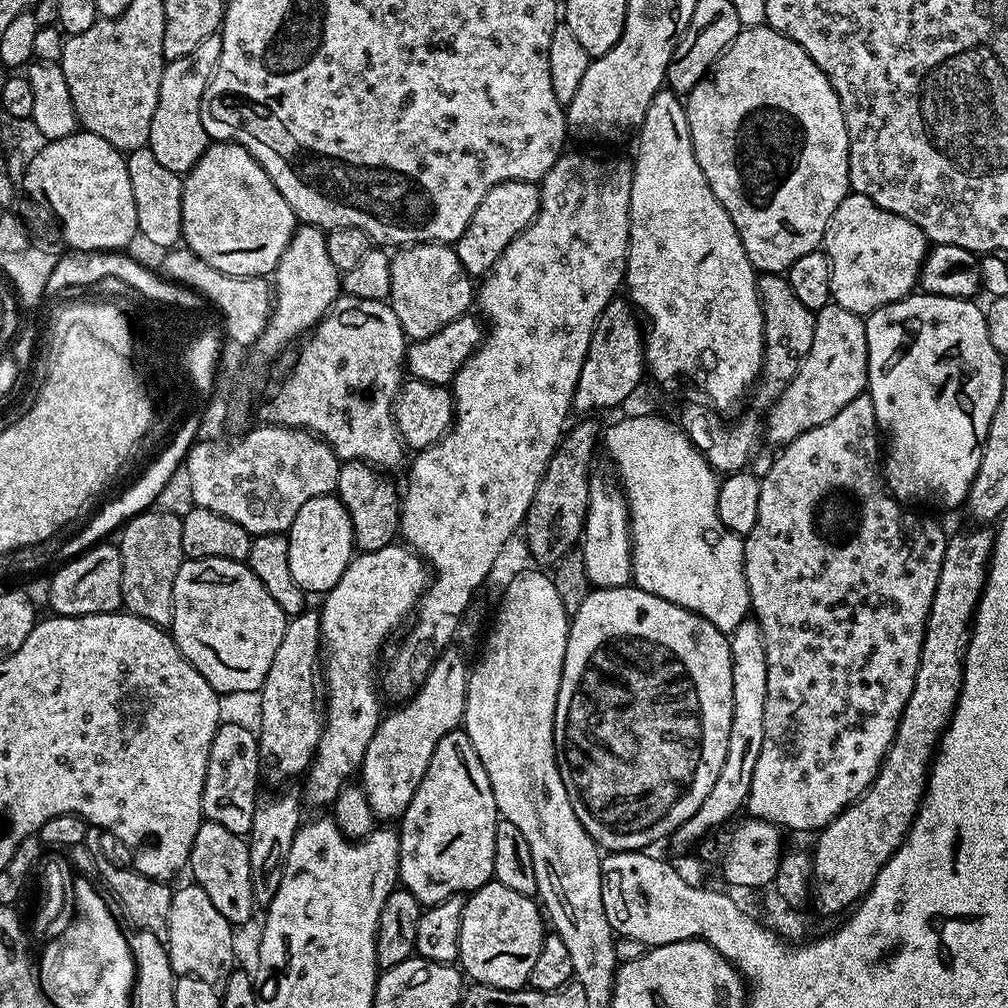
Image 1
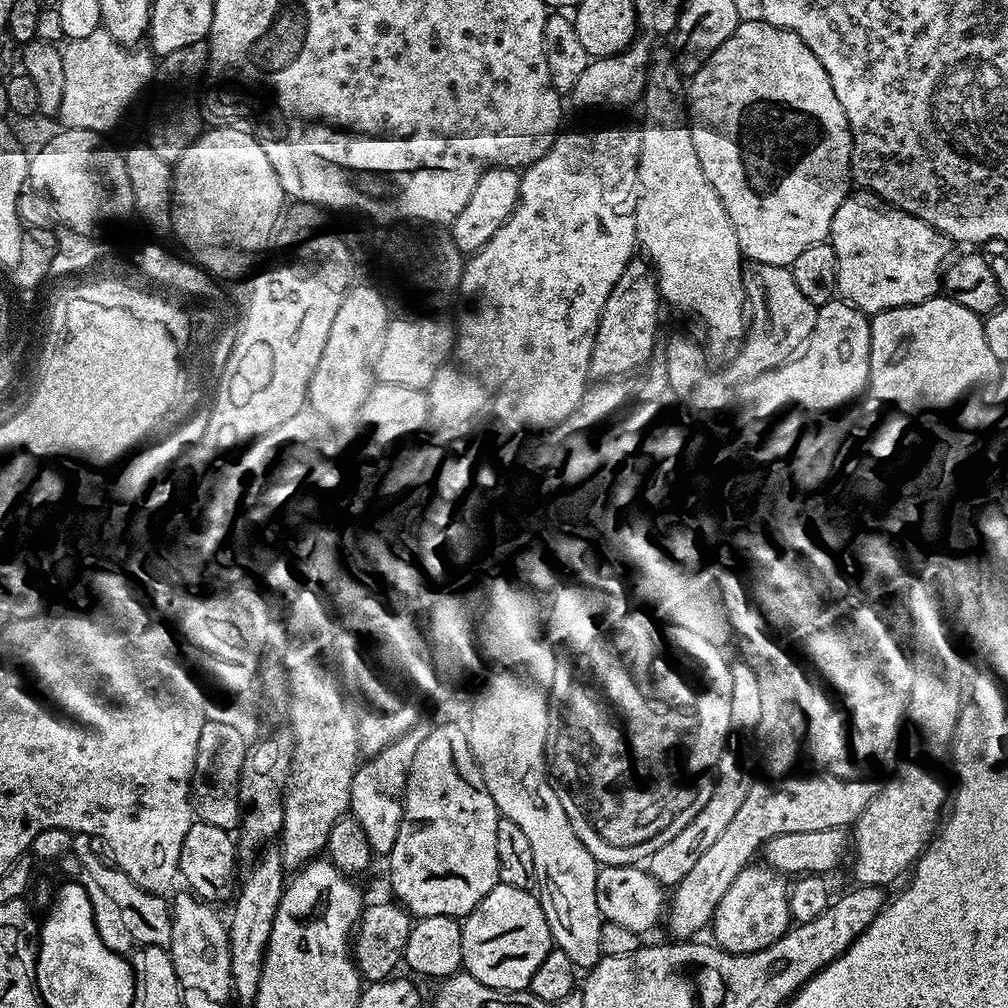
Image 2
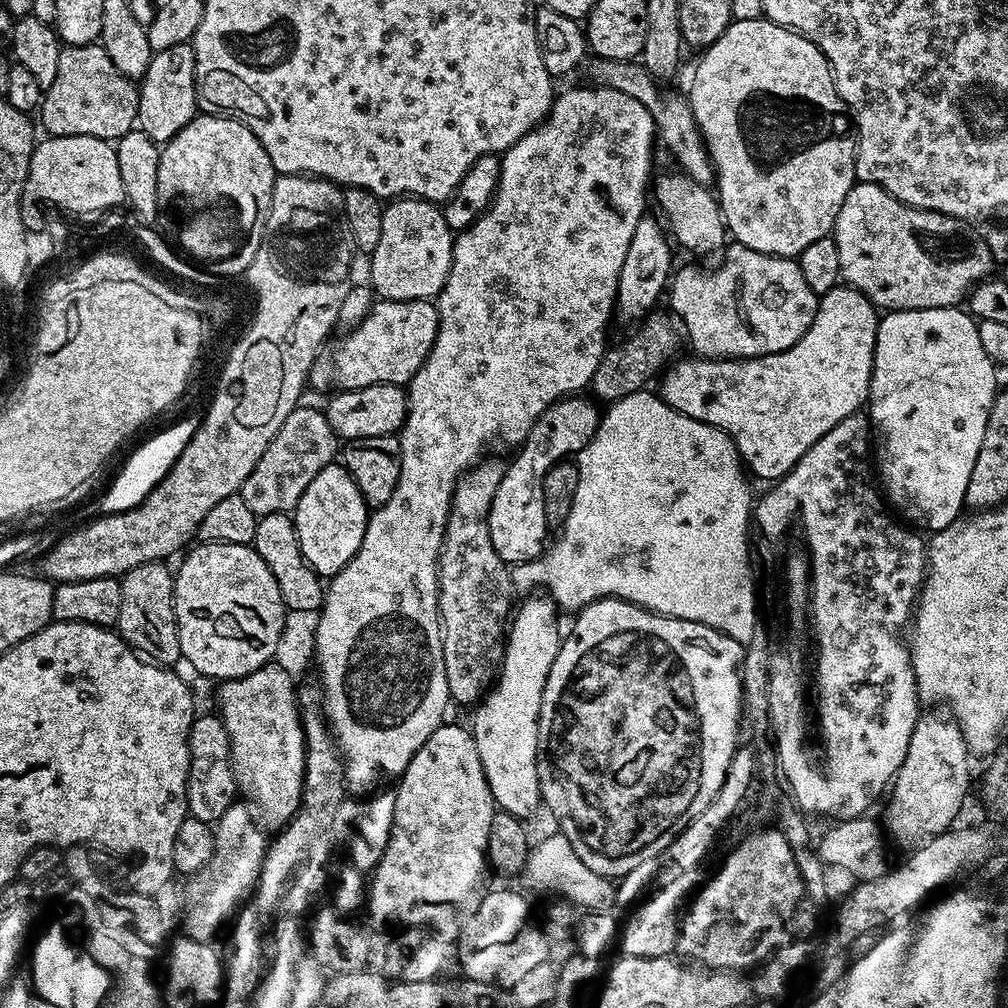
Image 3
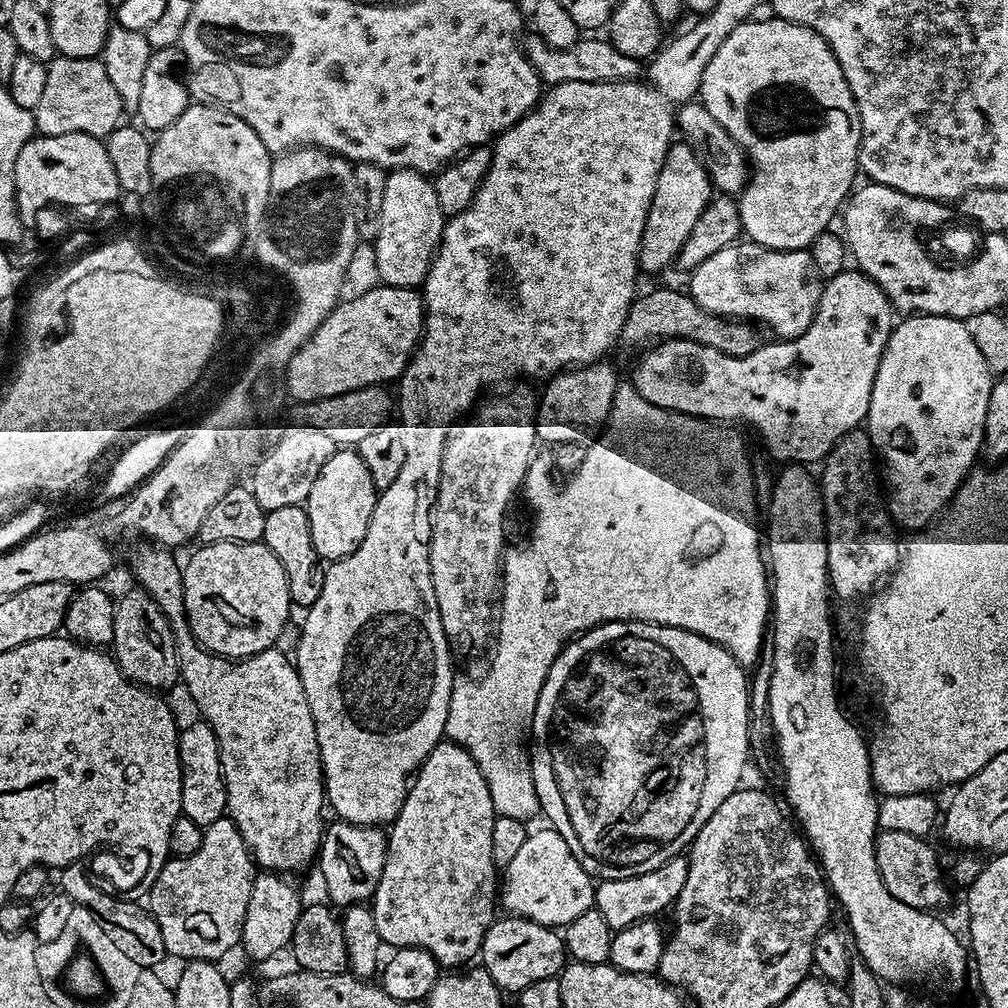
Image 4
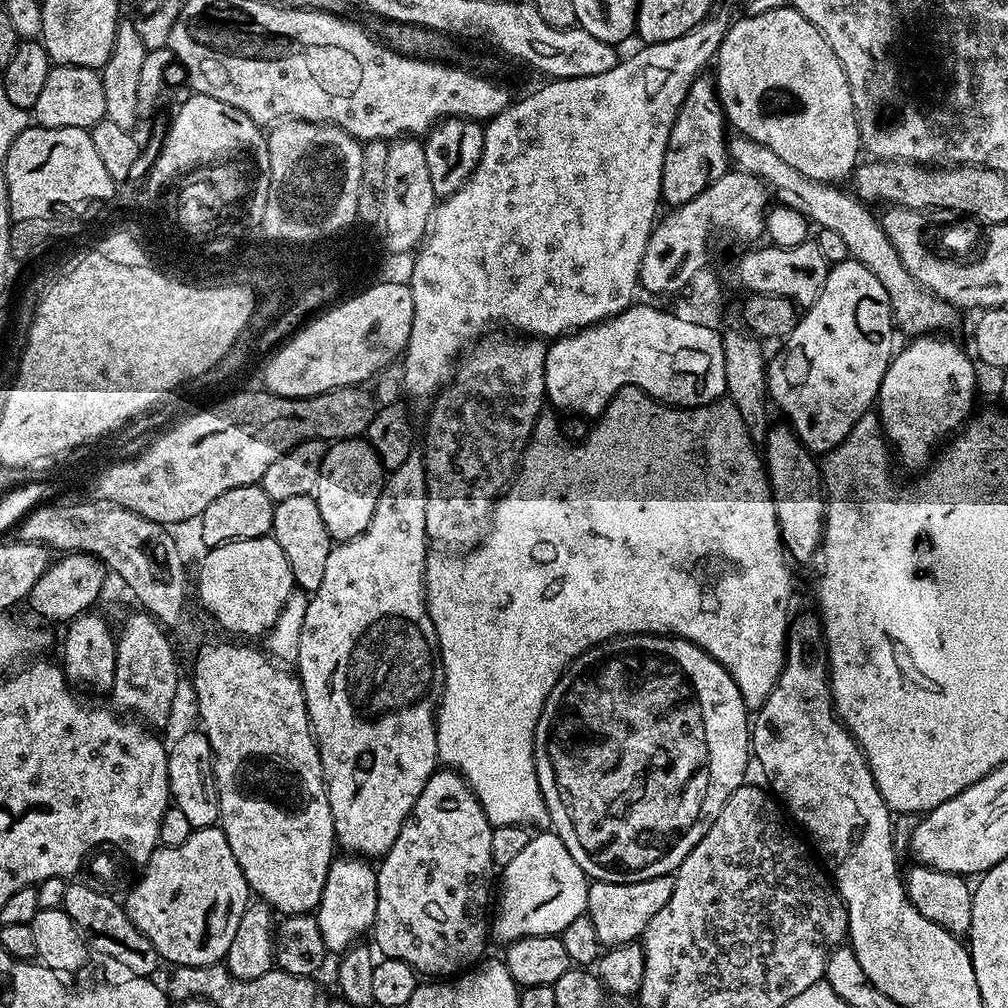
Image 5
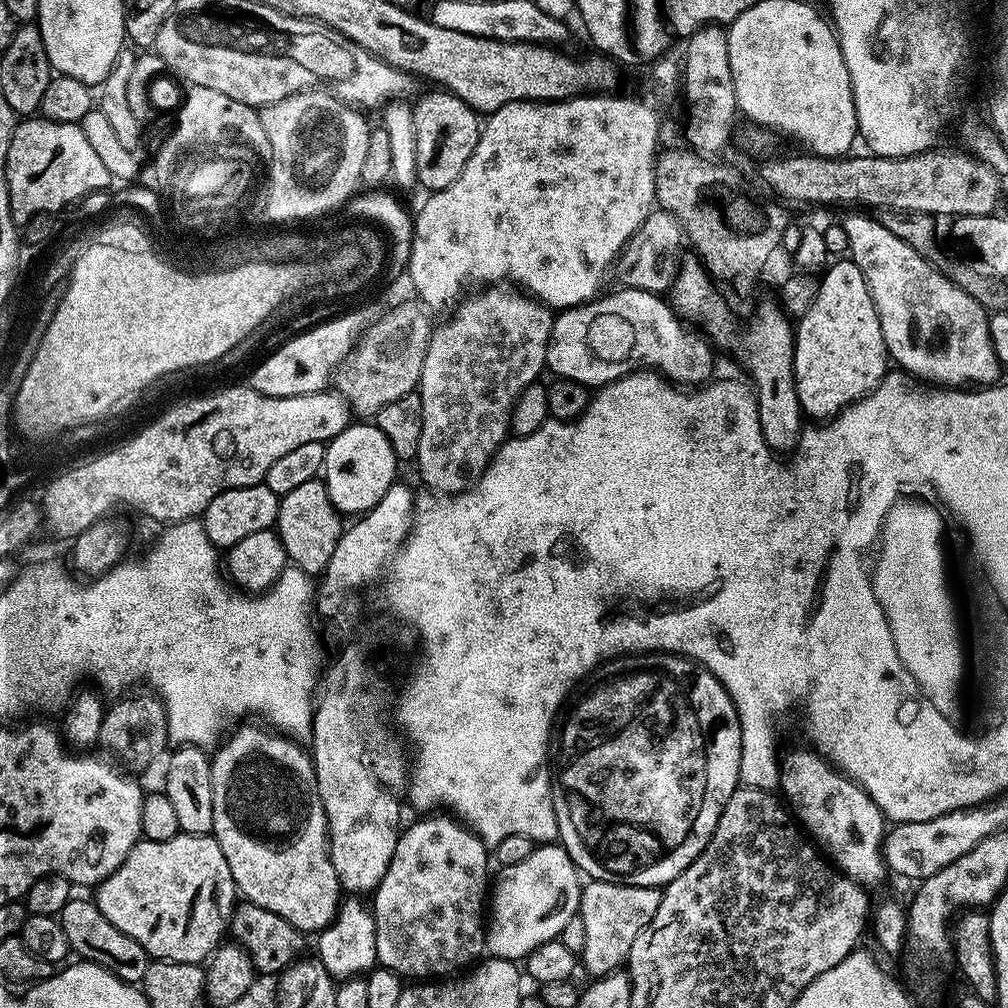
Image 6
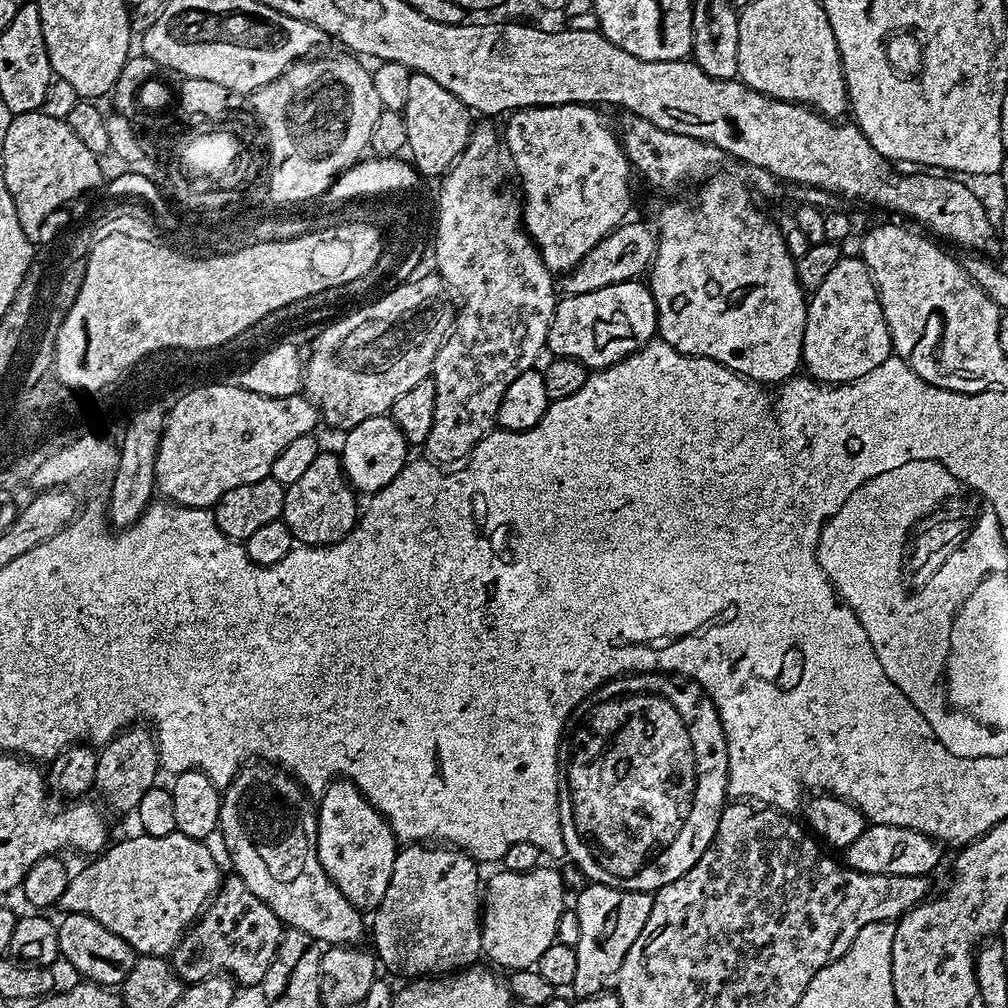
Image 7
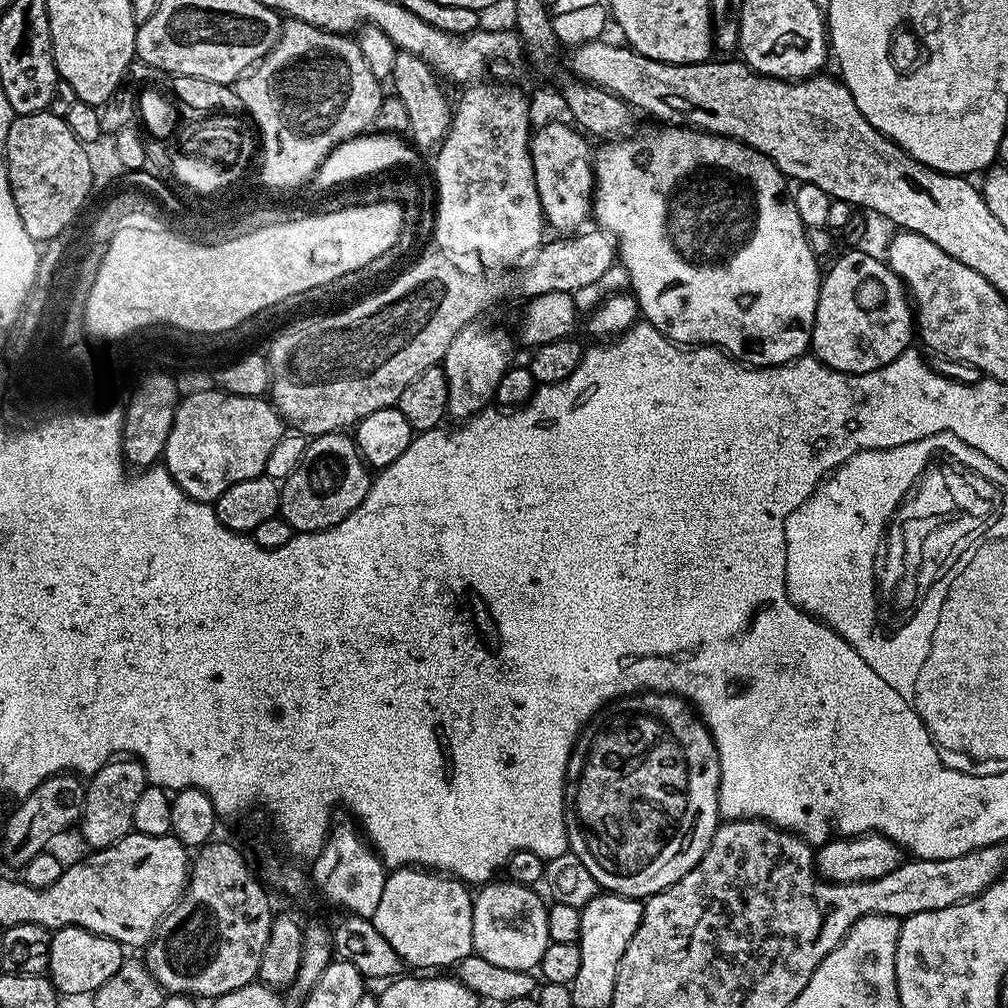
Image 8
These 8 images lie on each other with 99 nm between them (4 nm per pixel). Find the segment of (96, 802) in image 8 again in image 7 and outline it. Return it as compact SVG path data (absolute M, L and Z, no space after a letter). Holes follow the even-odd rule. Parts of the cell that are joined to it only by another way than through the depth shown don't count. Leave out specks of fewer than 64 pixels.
M132 726L121 731L99 749L96 761L95 791L100 791L101 798L116 812L135 813L138 802L142 802L142 794L157 783L156 775L162 772L155 735L144 726Z

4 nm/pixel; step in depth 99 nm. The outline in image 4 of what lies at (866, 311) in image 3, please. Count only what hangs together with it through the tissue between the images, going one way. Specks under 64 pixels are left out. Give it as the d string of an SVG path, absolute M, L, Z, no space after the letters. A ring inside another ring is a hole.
M845 270L821 287L814 318L795 340L765 342L754 354L745 356L722 354L714 346L702 346L702 342L693 340L662 340L639 357L630 383L646 402L659 408L709 422L737 420L749 424L764 439L767 455L773 461L812 466L815 460L823 461L844 435L857 431L867 421L878 362L894 327L892 316L891 302L871 278L859 270Z

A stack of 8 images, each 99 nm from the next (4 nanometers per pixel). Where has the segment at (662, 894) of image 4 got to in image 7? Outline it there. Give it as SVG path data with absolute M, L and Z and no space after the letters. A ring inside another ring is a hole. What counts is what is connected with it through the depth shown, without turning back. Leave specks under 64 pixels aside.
M589 883L587 887L581 890L574 904L580 933L575 946L578 966L570 992L576 998L597 996L600 992L615 989L622 962L630 946L634 946L634 938L642 934L642 926L646 926L646 918L650 918L652 909L653 893L631 892L605 884Z

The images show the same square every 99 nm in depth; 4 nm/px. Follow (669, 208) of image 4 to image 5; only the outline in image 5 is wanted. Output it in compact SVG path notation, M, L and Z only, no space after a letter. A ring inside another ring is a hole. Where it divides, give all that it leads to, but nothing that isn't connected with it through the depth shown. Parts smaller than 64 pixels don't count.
M708 74L697 76L690 86L666 146L666 158L662 166L662 186L660 194L665 205L679 206L690 202L702 190L706 190L724 172L729 171L728 146L726 143L726 117L720 96L716 93L713 77Z

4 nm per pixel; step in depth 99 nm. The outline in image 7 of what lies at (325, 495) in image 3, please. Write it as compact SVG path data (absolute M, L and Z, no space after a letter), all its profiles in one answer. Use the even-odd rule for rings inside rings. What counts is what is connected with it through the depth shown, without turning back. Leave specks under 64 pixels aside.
M391 415L366 418L366 422L358 422L358 426L347 429L343 433L344 449L339 449L340 465L344 468L344 476L357 493L375 494L382 491L403 470L410 459L410 445L398 430Z

